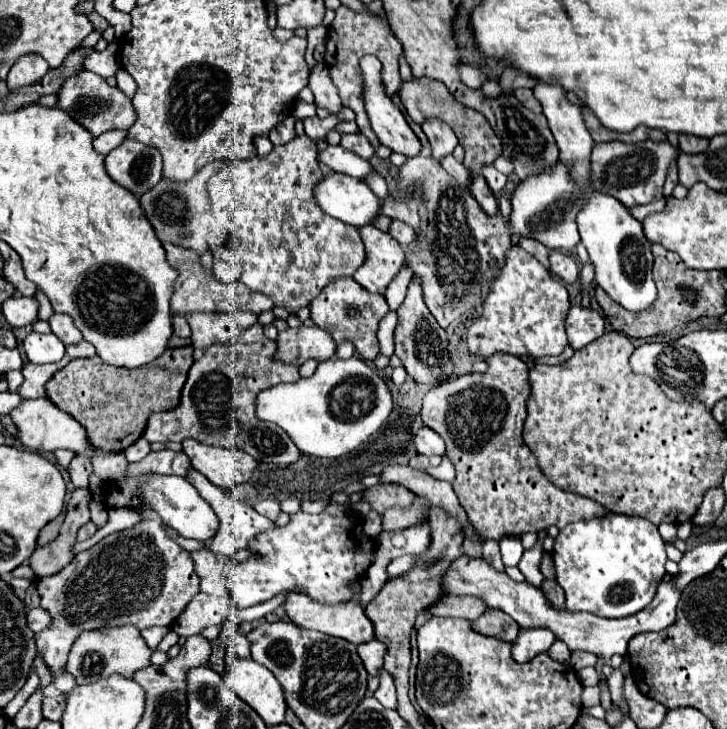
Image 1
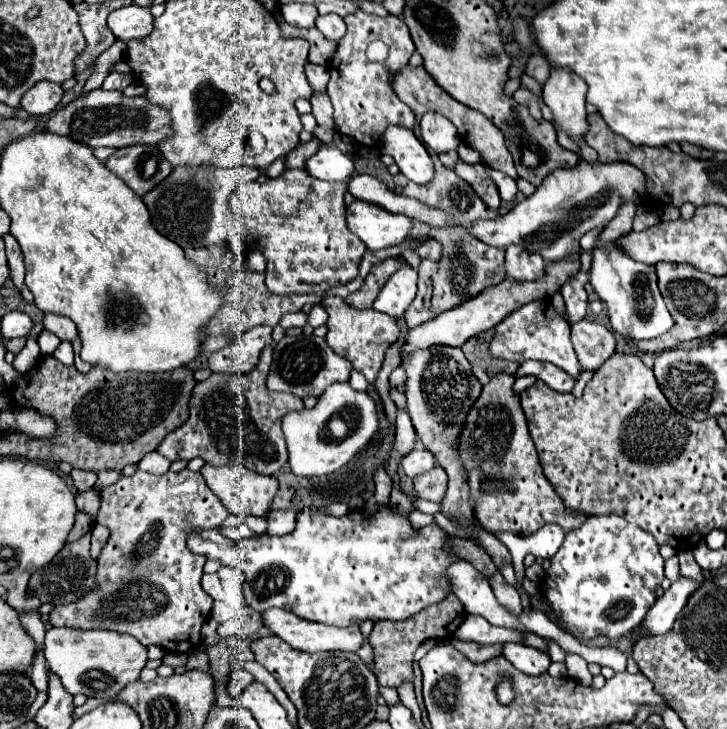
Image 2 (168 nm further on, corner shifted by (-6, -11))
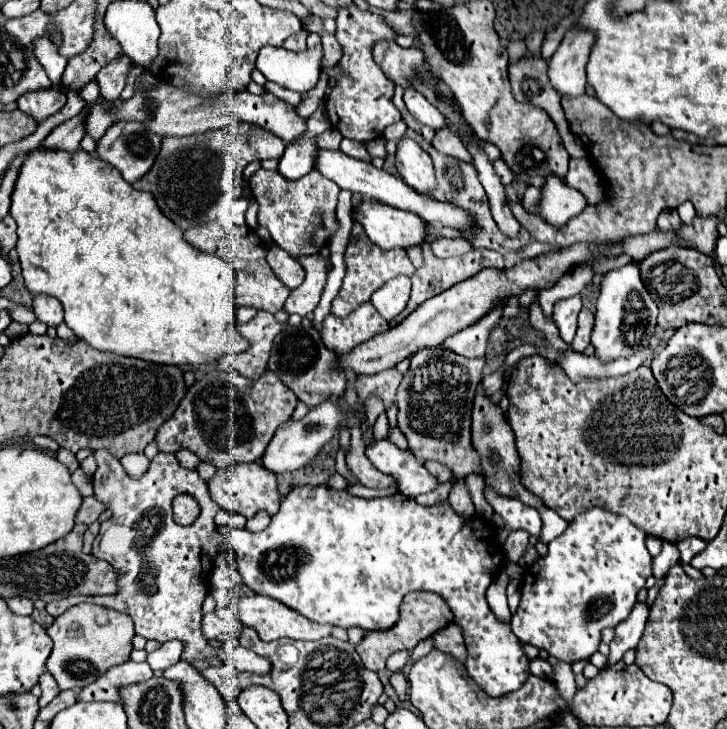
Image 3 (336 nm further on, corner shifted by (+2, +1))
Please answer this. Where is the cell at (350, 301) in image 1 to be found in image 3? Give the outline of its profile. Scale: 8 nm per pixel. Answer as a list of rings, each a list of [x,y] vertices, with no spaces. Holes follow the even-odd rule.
[[[364,302],[344,318],[328,314],[322,326],[322,340],[328,350],[342,356],[388,328],[390,324],[376,312],[376,308],[370,302]]]

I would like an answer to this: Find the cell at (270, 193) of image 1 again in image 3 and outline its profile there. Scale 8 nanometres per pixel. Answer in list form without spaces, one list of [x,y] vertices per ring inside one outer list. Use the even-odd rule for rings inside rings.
[[[260,168],[250,176],[250,190],[260,206],[258,224],[264,226],[272,240],[286,250],[294,260],[300,256],[314,256],[332,240],[340,228],[336,218],[336,200],[340,188],[336,182],[324,178],[318,170],[308,172],[300,180],[288,180],[278,170]]]

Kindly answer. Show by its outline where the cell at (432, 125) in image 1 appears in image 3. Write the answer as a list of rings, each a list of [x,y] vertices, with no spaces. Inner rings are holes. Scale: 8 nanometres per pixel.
[[[406,90],[404,92],[404,102],[408,112],[424,126],[430,126],[432,130],[442,130],[446,126],[446,118],[442,116],[442,112],[432,106],[418,90]]]

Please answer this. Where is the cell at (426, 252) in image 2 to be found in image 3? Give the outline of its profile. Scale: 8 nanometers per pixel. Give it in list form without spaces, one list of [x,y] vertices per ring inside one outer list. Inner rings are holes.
[[[436,238],[432,240],[432,252],[438,256],[438,258],[448,258],[448,256],[460,256],[464,252],[468,252],[472,248],[470,242],[466,242],[464,238]]]

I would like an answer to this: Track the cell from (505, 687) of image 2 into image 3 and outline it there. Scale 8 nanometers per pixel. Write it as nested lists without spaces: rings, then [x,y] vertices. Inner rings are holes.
[[[300,486],[284,496],[270,526],[260,534],[246,528],[220,528],[212,534],[212,542],[214,546],[228,548],[236,554],[242,582],[252,592],[270,596],[318,624],[384,630],[398,620],[398,608],[408,592],[432,590],[448,602],[454,622],[462,626],[468,648],[466,670],[488,696],[504,696],[518,690],[530,674],[528,658],[520,648],[520,640],[512,634],[510,624],[500,622],[492,614],[486,602],[486,590],[504,560],[502,546],[498,552],[488,522],[482,522],[480,518],[464,520],[448,502],[420,506],[414,498],[408,498],[402,492],[382,498],[356,498],[346,490],[338,492],[326,486]]]

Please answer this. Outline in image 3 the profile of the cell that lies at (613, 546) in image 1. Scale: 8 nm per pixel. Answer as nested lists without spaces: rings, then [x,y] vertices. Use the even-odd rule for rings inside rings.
[[[596,506],[584,510],[576,514],[568,528],[548,544],[548,554],[526,568],[522,582],[522,600],[510,622],[512,632],[520,638],[520,642],[544,648],[558,660],[576,662],[590,658],[598,650],[600,630],[614,628],[630,614],[640,588],[644,588],[650,576],[652,556],[646,548],[646,534],[624,516],[606,508]]]

